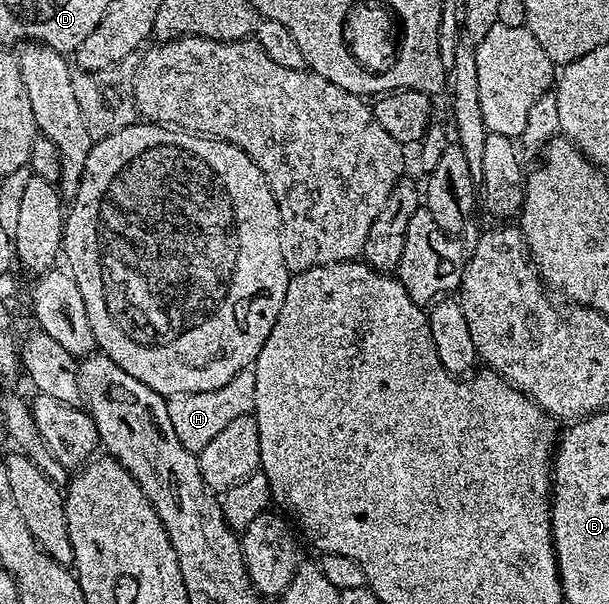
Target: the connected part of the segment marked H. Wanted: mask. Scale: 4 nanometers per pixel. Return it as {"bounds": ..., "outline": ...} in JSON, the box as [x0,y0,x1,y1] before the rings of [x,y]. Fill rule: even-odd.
{"bounds":[168,369,256,452],"outline":[[[253,369],[241,370],[228,384],[216,388],[212,392],[192,392],[191,394],[171,394],[168,398],[168,416],[172,420],[172,428],[176,428],[176,436],[180,436],[180,444],[195,452],[202,450],[204,444],[210,443],[229,422],[236,416],[254,413],[256,400],[256,376]]]}

